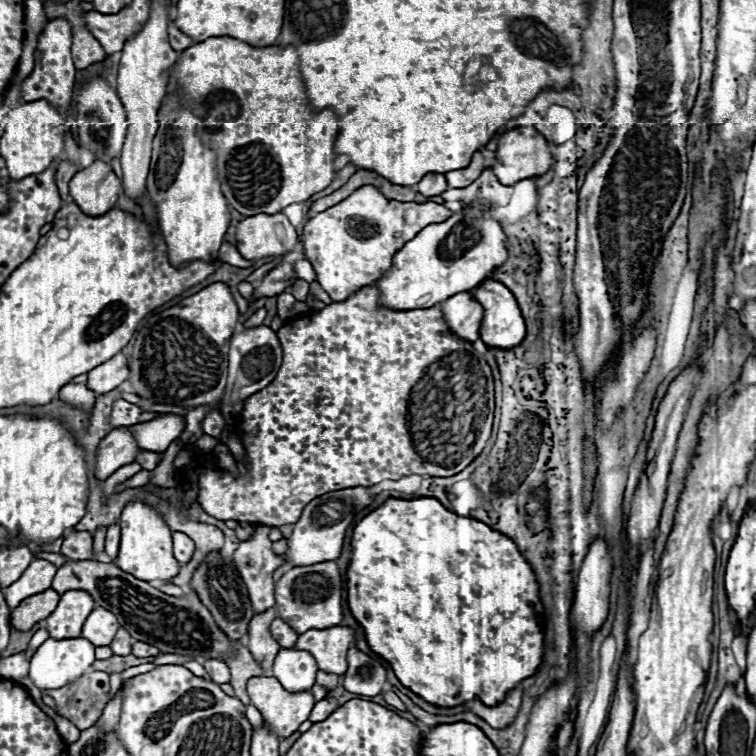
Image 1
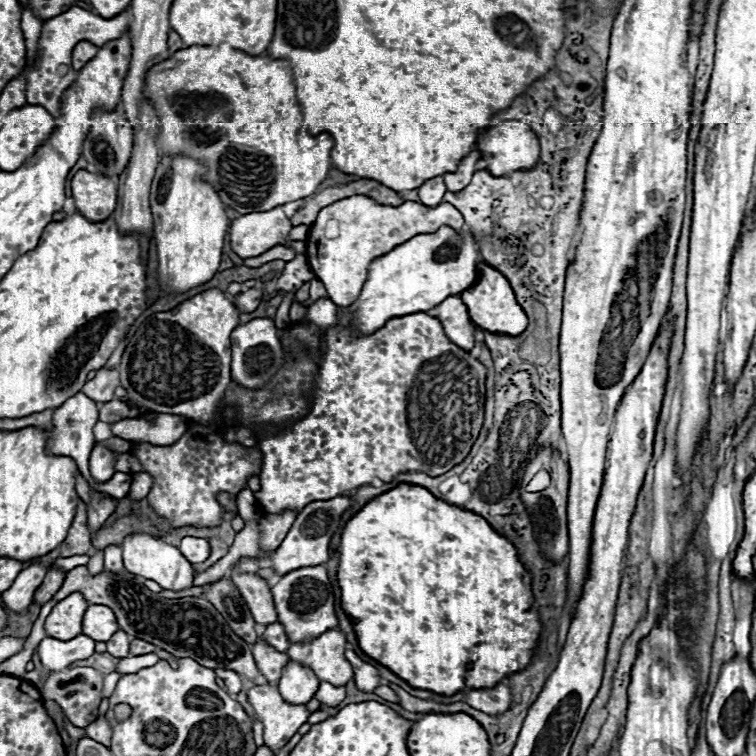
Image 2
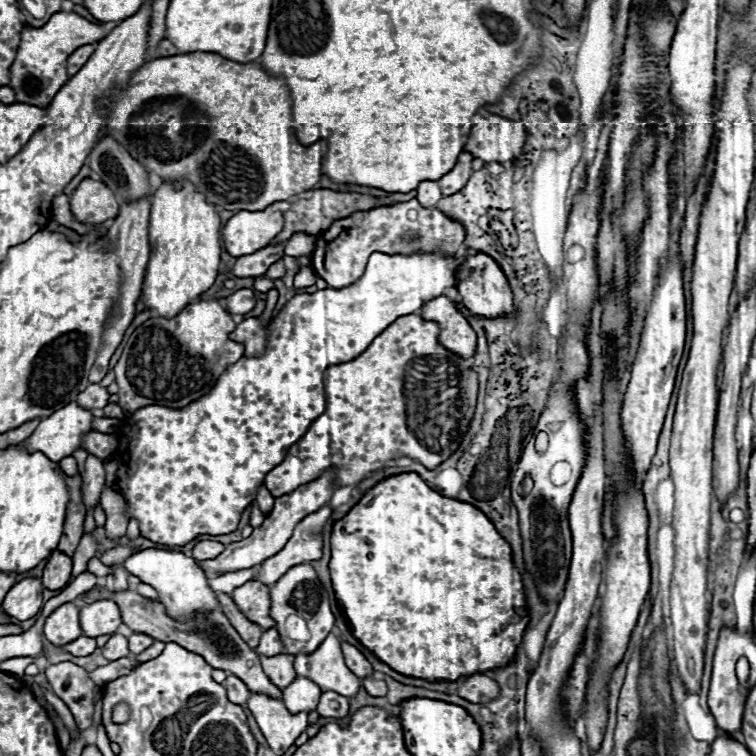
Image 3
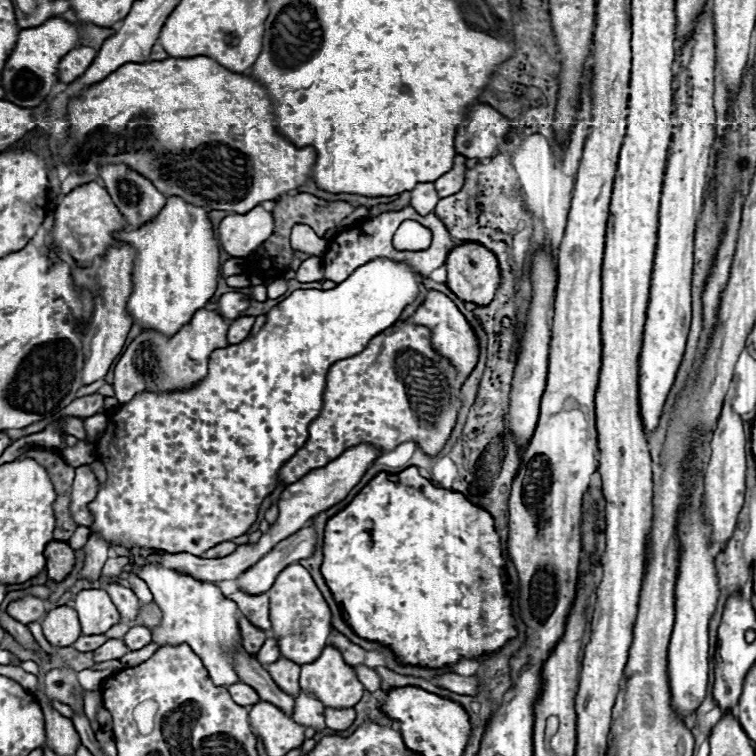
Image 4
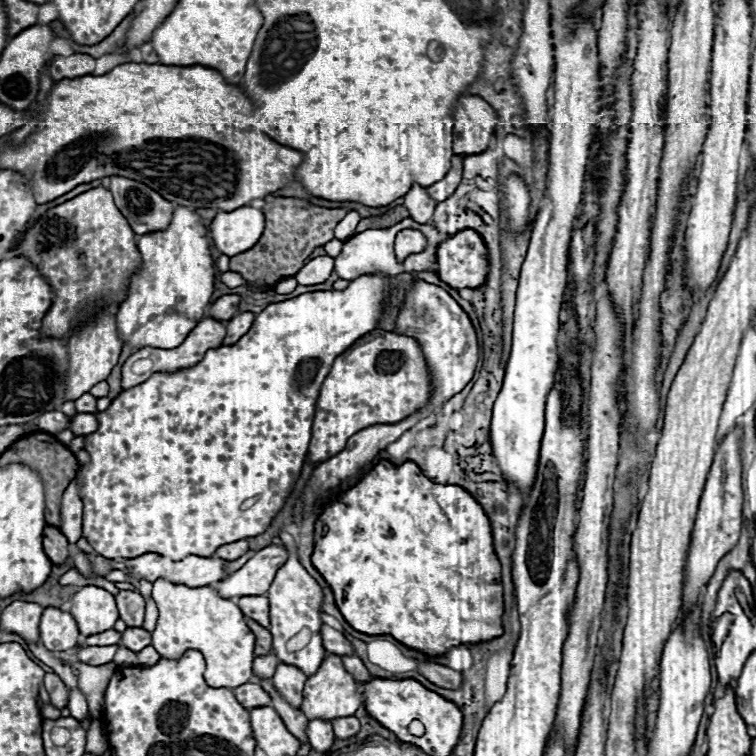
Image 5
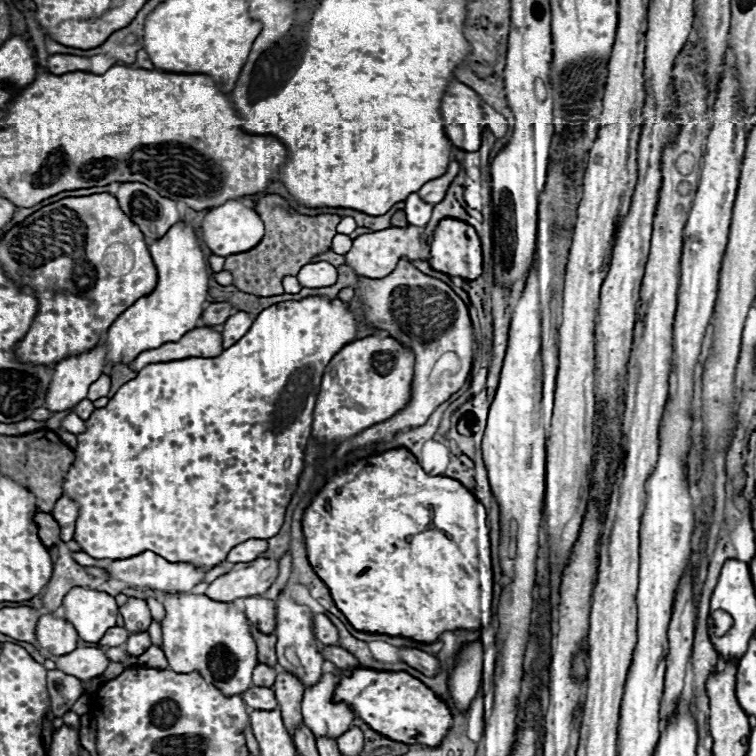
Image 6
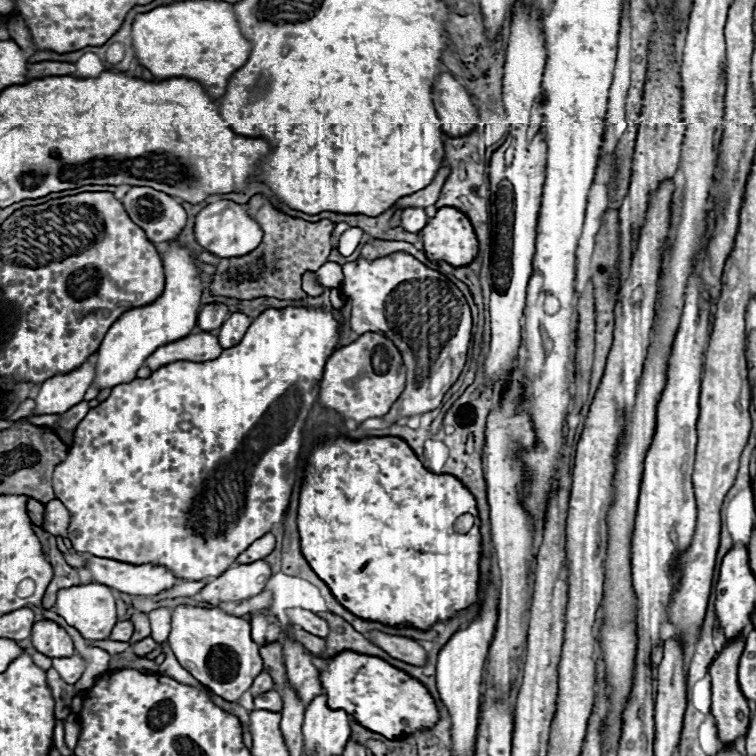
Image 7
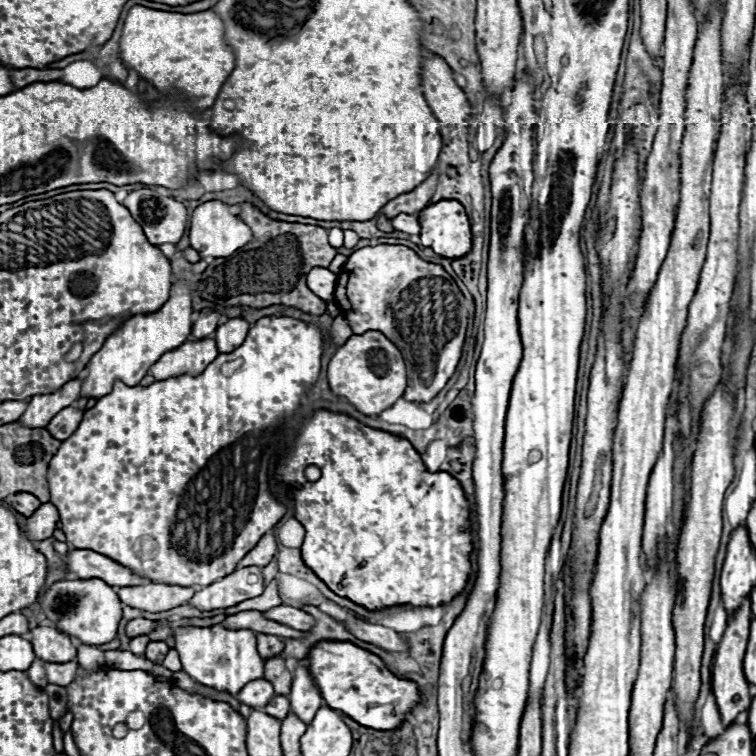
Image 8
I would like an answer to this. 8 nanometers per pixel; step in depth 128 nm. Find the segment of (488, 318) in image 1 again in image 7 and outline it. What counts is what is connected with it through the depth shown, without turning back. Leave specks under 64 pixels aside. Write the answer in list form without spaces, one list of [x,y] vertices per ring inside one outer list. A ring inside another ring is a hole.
[[[444,206],[422,230],[424,252],[430,260],[444,260],[452,266],[466,266],[478,254],[478,240],[466,214]]]

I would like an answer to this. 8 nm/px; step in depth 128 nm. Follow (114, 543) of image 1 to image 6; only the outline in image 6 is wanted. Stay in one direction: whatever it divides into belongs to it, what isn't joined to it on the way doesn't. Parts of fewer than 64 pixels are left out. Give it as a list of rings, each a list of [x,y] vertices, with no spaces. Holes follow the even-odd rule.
[[[128,598],[128,602],[120,608],[120,612],[124,616],[124,626],[126,626],[126,630],[130,630],[130,634],[146,632],[150,622],[152,622],[150,610],[146,606],[146,600]]]

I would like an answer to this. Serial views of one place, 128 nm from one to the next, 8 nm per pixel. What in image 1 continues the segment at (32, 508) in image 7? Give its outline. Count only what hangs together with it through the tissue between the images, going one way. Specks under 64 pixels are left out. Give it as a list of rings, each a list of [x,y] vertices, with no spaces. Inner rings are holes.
[[[52,588],[34,594],[26,598],[18,608],[12,610],[10,614],[10,624],[18,630],[30,630],[36,622],[48,618],[54,612],[54,606],[58,606],[60,594]]]

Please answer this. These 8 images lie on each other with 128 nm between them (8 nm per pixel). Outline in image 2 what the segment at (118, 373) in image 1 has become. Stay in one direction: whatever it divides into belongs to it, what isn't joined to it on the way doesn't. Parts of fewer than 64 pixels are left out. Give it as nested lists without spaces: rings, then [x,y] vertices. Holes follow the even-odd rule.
[[[100,368],[96,378],[88,380],[82,392],[94,402],[110,402],[114,398],[114,388],[118,386],[118,368]]]

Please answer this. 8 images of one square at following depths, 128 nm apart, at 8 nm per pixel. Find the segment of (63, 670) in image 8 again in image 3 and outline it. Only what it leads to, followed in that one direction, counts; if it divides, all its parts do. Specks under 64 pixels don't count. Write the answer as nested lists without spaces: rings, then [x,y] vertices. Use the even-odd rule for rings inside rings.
[[[114,634],[102,648],[102,656],[108,658],[108,660],[120,660],[120,658],[126,658],[130,652],[128,652],[128,642],[122,634]]]

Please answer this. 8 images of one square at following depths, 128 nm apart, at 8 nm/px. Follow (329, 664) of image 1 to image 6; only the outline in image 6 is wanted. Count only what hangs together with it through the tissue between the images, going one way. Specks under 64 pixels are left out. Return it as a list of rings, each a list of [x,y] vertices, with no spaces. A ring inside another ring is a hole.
[[[338,672],[324,674],[318,684],[306,688],[302,700],[304,724],[312,730],[316,738],[338,738],[342,736],[352,720],[354,712],[344,702],[334,704],[332,694],[338,684]]]

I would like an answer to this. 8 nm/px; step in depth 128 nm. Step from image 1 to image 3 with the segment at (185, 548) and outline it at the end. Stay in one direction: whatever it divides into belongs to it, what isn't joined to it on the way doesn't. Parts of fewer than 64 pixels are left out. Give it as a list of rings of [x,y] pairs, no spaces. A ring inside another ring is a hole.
[[[206,540],[206,542],[196,542],[196,546],[192,550],[192,556],[196,560],[210,560],[210,558],[216,558],[218,554],[222,554],[222,550],[224,550],[224,544]]]

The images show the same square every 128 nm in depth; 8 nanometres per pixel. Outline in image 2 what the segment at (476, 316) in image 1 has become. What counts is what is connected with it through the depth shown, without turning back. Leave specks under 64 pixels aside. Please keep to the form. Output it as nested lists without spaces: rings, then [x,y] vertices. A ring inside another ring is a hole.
[[[450,296],[450,298],[442,300],[428,314],[442,322],[448,340],[452,340],[456,346],[460,346],[466,352],[472,350],[472,346],[474,346],[474,328],[472,328],[468,310],[466,310],[466,306],[462,304],[462,300],[458,296]]]

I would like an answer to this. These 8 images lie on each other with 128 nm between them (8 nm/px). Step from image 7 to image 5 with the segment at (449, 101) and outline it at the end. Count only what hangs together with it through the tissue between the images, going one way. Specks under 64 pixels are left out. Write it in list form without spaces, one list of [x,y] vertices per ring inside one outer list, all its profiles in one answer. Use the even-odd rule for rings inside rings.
[[[462,94],[452,110],[454,154],[480,154],[488,148],[490,136],[498,126],[498,116],[480,96]]]

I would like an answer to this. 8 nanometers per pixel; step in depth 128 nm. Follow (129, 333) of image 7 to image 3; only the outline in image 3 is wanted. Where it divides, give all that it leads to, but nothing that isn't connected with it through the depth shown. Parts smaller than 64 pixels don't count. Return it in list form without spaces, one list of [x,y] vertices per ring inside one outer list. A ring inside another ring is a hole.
[[[164,182],[152,198],[148,240],[150,260],[144,276],[142,300],[146,310],[156,312],[156,316],[174,318],[186,306],[194,304],[218,276],[222,252],[218,212],[194,186],[186,184],[182,190],[174,190]],[[61,193],[54,198],[52,215],[54,220],[59,224],[74,230],[80,235],[86,234],[93,229],[93,226],[82,224],[72,216],[72,213],[70,212],[69,198],[64,193]]]

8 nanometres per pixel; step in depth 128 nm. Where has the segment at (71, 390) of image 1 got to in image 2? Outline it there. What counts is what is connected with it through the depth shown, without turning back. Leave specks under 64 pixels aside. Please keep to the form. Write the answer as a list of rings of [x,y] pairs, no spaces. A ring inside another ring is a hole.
[[[82,392],[74,394],[72,398],[68,398],[58,410],[54,410],[52,416],[52,430],[46,442],[46,452],[54,454],[54,456],[70,456],[82,474],[88,472],[88,456],[96,444],[94,440],[94,424],[98,422],[98,406],[96,402],[90,402],[90,398],[86,398]]]

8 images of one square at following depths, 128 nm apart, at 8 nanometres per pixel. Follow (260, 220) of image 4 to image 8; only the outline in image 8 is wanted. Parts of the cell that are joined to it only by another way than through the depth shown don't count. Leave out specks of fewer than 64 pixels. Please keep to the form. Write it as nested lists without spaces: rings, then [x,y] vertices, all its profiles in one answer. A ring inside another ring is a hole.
[[[204,202],[200,206],[194,208],[192,218],[190,218],[190,230],[188,230],[188,238],[190,238],[190,246],[194,250],[200,252],[202,258],[226,258],[230,254],[234,254],[238,248],[246,246],[252,238],[250,228],[236,216],[230,212],[228,204],[222,202]]]

